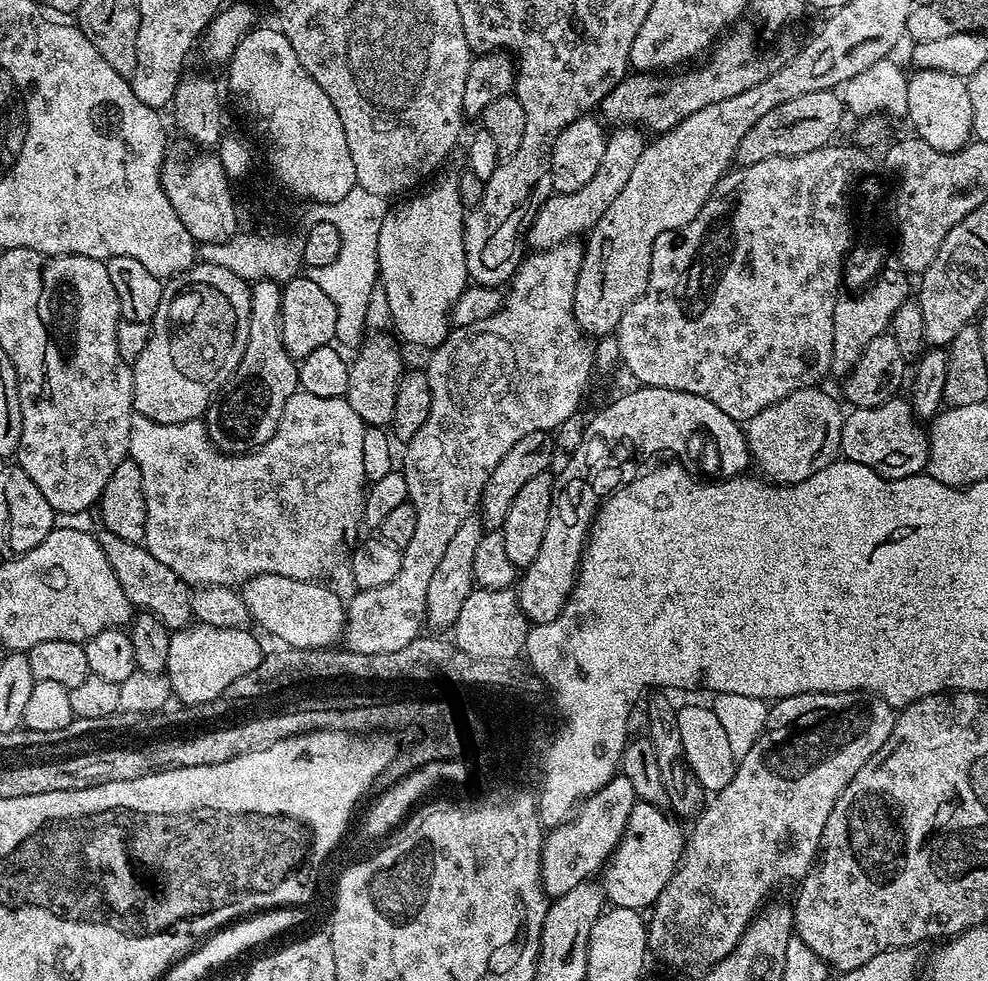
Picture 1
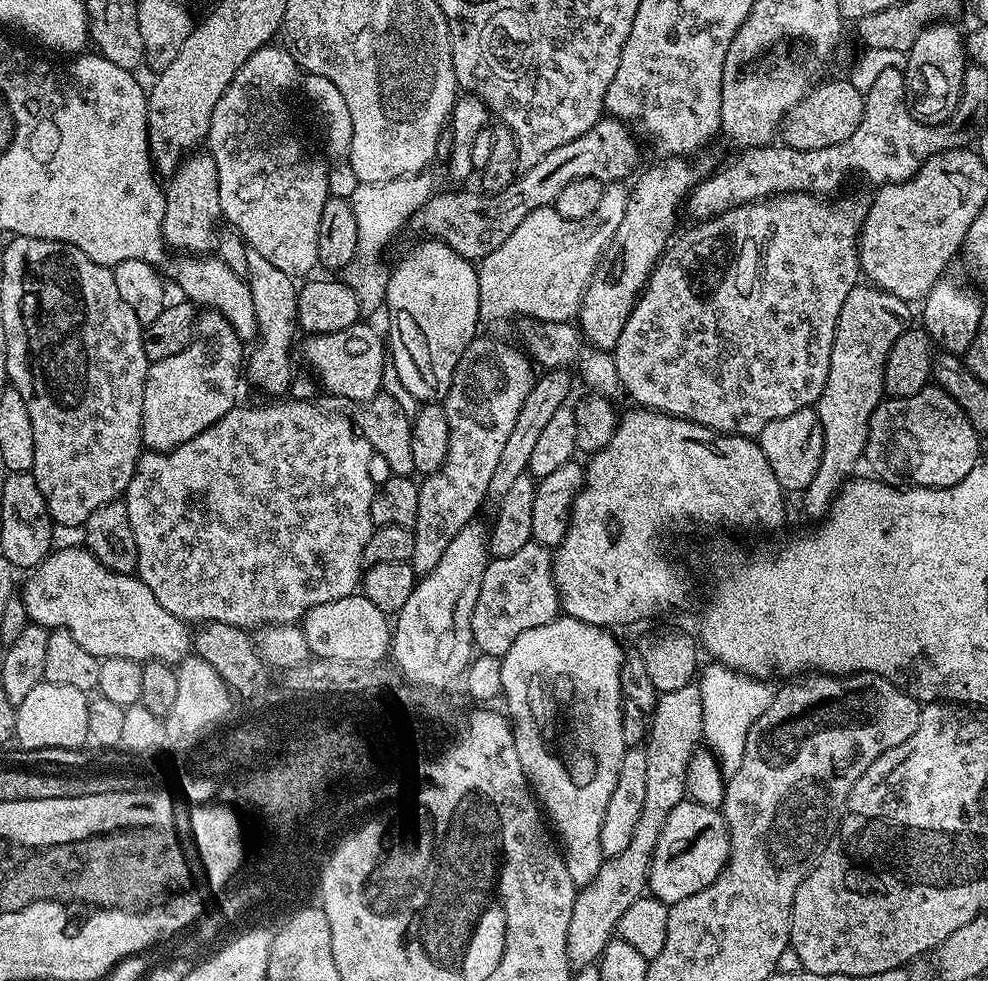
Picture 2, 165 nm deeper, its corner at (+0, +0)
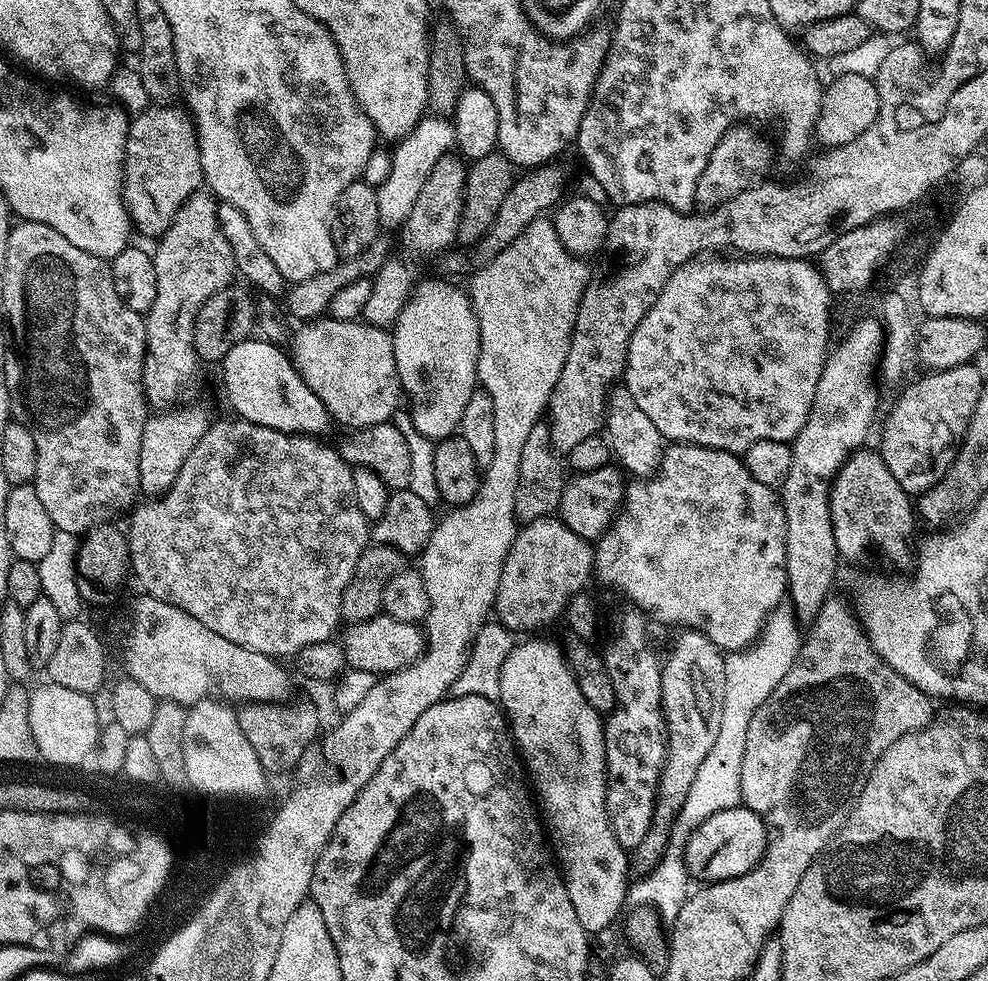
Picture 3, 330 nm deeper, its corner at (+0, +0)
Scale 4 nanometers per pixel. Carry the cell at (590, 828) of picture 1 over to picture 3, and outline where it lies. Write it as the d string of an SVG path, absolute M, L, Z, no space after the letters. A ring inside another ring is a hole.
M628 610L632 612L624 612L616 620L616 629L612 632L612 637L608 640L608 645L602 648L603 660L606 670L609 672L610 678L613 680L614 698L616 699L615 708L607 713L604 720L604 745L606 746L606 774L608 775L608 789L606 790L606 814L610 818L610 830L614 830L614 838L618 838L618 842L626 850L635 850L646 838L646 834L652 825L654 818L654 810L656 809L656 787L660 781L660 775L664 769L664 759L666 758L666 750L668 749L668 731L664 729L664 711L662 711L662 678L660 677L660 669L662 667L661 657L656 657L656 652L652 649L652 644L648 641L648 624L645 613L639 610Z

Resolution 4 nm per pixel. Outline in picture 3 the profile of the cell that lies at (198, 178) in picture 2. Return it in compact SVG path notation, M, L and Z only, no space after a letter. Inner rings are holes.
M204 190L186 198L178 214L174 214L170 230L159 237L160 245L152 252L158 290L154 293L154 306L144 316L144 398L156 410L175 408L199 390L202 361L194 346L196 315L207 300L227 288L237 275L230 242L226 242L218 222L217 203L216 197Z

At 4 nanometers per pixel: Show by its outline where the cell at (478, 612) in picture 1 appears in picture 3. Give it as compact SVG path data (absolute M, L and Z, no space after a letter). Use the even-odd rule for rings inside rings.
M555 515L543 516L537 520L527 521L517 531L514 542L510 546L510 550L506 554L506 562L502 562L502 578L498 578L498 590L496 594L496 601L494 605L494 616L495 619L501 624L501 626L506 627L513 634L520 634L520 632L528 632L524 634L532 634L535 628L544 628L547 624L552 624L557 619L558 621L564 615L564 608L568 605L568 597L573 596L575 592L583 592L589 586L588 579L591 581L594 576L594 548L589 541L583 540L578 534L574 534L574 530L570 530L570 526L563 524L559 518Z

